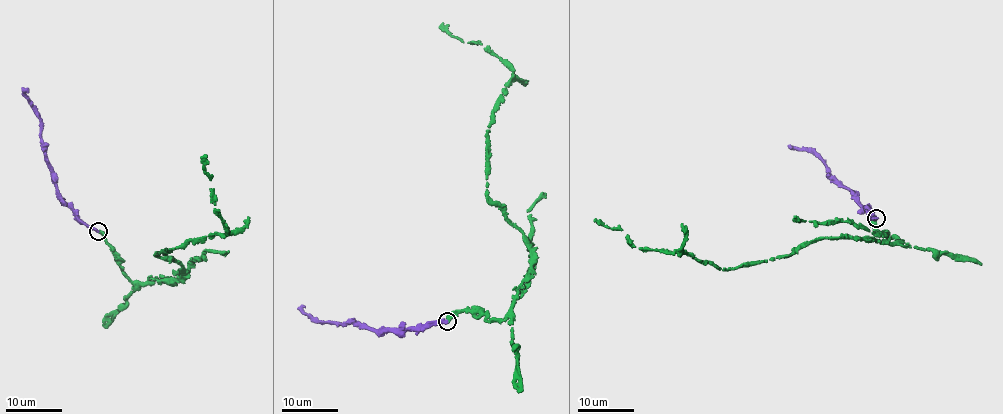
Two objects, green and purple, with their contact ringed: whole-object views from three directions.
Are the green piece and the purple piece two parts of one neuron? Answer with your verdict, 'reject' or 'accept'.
accept

